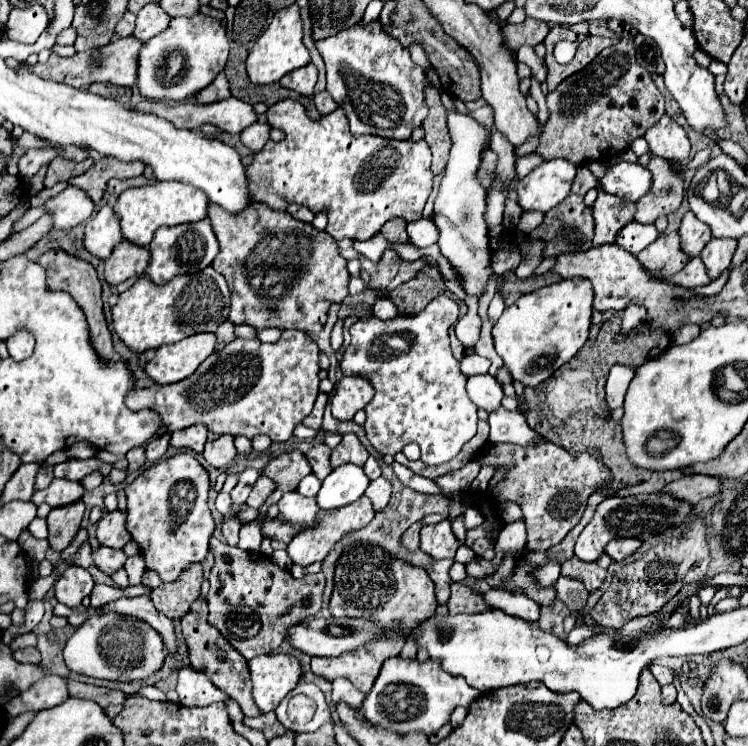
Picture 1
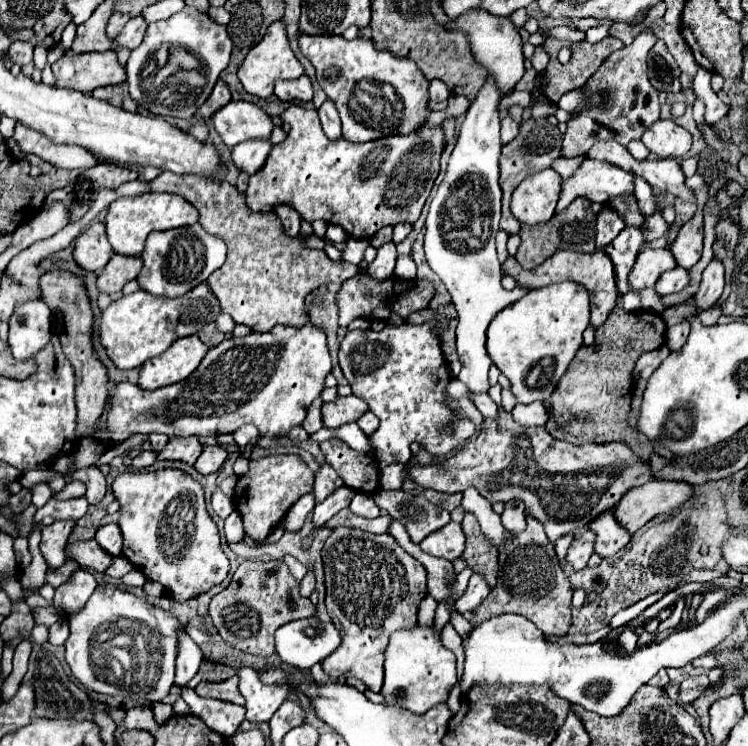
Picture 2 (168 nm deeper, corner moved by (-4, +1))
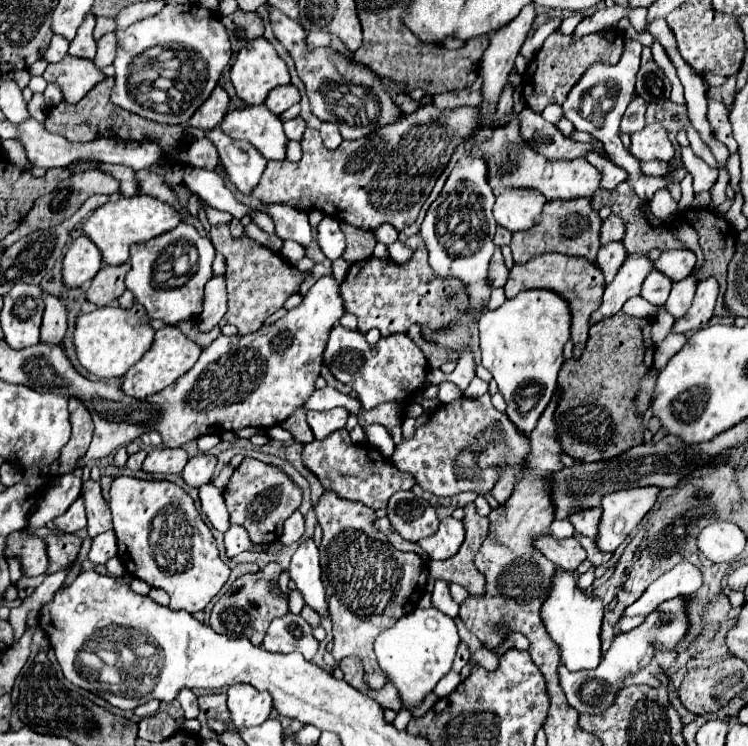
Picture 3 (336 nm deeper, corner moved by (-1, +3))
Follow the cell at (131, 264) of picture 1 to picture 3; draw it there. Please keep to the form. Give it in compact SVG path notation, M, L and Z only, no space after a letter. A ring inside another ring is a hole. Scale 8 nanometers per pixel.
M128 263L114 265L114 267L112 265L104 265L98 271L98 275L90 281L90 287L86 291L88 301L96 303L98 307L104 307L110 301L118 299L124 293L124 289L126 289L124 277L126 277L128 271L130 271Z

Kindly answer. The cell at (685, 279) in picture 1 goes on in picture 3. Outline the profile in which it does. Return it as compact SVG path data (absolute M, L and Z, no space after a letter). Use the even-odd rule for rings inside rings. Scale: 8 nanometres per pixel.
M652 271L652 273L646 277L640 295L642 295L646 301L650 301L652 305L664 305L666 299L668 299L670 289L672 289L672 281L670 281L664 273Z

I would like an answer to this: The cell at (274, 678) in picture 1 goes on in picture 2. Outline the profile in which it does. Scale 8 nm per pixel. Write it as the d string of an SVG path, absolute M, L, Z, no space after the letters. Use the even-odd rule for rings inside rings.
M241 667L237 677L239 691L245 697L245 719L251 723L267 723L289 695L285 687L269 687L257 681L257 671L251 667Z

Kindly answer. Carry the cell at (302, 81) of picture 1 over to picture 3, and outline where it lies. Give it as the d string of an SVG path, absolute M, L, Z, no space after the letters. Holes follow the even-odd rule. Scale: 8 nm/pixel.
M288 83L288 85L280 85L278 89L272 89L272 93L266 99L266 107L274 115L280 115L282 111L286 111L292 105L296 105L298 101L300 101L298 87L294 87L292 83Z

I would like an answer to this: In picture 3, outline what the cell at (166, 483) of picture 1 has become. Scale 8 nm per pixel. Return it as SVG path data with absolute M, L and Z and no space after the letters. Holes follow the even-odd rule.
M114 477L110 487L110 509L114 519L114 533L118 537L118 559L128 573L146 581L150 587L164 589L170 595L170 609L196 613L202 611L210 599L222 589L230 577L228 565L220 559L216 539L210 527L202 521L194 507L194 499L172 481Z

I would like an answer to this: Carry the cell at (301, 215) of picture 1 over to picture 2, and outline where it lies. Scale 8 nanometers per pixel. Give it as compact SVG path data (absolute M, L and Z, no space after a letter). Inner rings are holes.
M285 205L275 207L275 213L277 213L277 217L279 217L281 223L283 223L283 231L285 231L289 237L297 237L297 235L299 235L299 229L301 229L301 215L297 215L295 209L289 209L289 207L285 207Z

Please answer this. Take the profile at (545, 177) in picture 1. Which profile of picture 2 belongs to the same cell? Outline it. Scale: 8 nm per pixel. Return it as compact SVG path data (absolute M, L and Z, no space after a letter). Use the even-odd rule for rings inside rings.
M553 169L529 175L513 191L511 215L523 225L537 225L549 221L555 213L555 205L561 191L559 187L561 177Z

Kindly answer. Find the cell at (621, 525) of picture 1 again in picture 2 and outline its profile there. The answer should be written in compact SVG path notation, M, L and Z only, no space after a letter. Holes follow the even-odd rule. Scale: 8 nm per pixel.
M585 531L585 535L577 537L571 543L571 547L565 555L565 563L571 565L573 569L583 569L591 557L591 553L593 553L593 533Z

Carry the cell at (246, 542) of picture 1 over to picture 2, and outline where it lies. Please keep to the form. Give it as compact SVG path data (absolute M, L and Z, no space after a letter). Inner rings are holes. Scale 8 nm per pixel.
M297 455L255 457L249 461L249 471L243 475L243 487L245 487L243 491L245 505L241 497L241 477L239 477L233 505L243 519L247 535L261 541L281 523L281 519L287 515L287 511L299 497L313 491L313 473Z

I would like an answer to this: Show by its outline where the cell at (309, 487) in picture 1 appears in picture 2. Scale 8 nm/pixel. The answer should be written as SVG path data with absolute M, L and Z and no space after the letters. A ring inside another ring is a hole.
M309 493L309 495L303 495L291 509L289 509L289 513L287 513L287 519L285 519L285 531L291 531L291 533L295 533L295 531L299 531L301 527L303 527L303 523L305 523L305 517L309 515L309 511L315 507L315 499L313 499L313 493Z

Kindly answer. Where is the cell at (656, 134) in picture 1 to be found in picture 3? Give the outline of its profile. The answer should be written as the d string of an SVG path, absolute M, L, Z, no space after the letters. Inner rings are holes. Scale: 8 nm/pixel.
M652 123L632 135L630 153L636 155L640 161L670 161L674 157L674 143L670 141L666 129L660 123Z

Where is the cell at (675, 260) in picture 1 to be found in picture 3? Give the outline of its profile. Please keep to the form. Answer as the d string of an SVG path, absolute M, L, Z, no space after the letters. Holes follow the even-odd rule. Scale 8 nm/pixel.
M646 255L628 257L624 261L624 265L620 267L618 275L614 277L614 281L610 285L606 285L604 301L602 301L600 309L596 309L592 313L590 323L598 323L614 313L618 313L628 297L634 297L640 293L642 281L648 277L650 271L654 271L654 261L648 259Z

